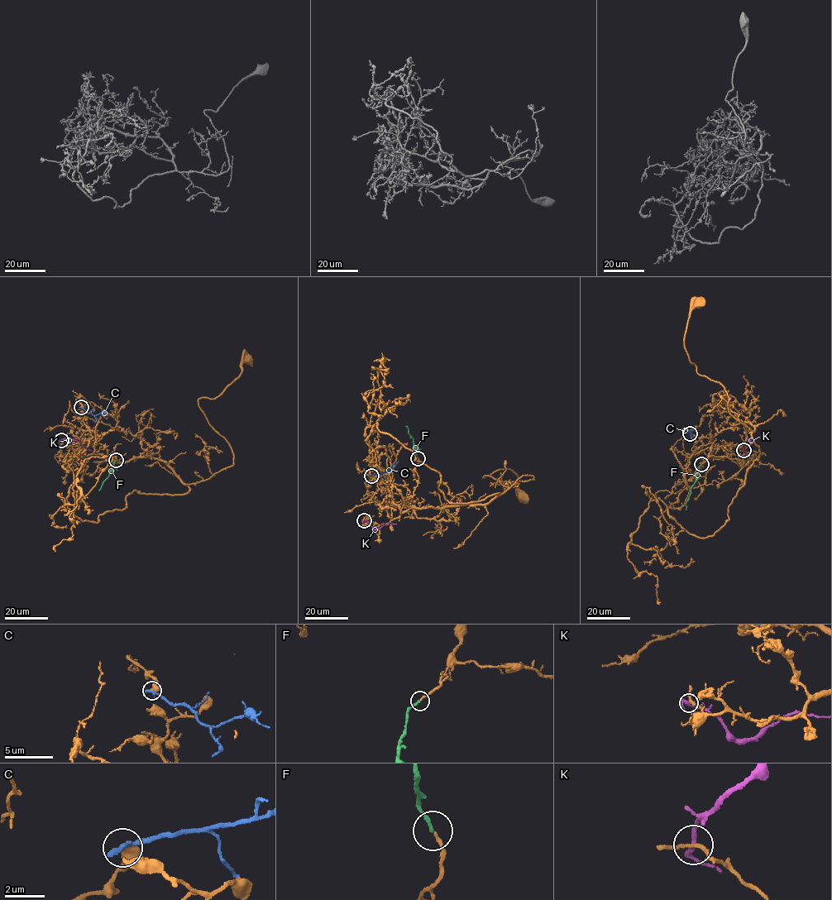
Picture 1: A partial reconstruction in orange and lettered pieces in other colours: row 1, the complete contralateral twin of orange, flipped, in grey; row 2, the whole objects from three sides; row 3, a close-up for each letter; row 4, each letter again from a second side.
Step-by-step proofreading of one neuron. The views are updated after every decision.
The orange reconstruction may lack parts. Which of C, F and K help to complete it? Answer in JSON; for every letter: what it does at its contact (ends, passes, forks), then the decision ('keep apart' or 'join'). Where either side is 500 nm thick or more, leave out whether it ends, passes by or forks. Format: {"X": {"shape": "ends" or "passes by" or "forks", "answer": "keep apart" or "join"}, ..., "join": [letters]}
{"C": {"shape": "ends", "answer": "keep apart"}, "F": {"shape": "ends", "answer": "join"}, "K": {"shape": "passes by", "answer": "keep apart"}, "join": ["F"]}

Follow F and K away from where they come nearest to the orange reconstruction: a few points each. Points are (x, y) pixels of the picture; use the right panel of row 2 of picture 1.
F: (701, 464), (686, 509)
K: (743, 450), (753, 439), (750, 440), (753, 442)

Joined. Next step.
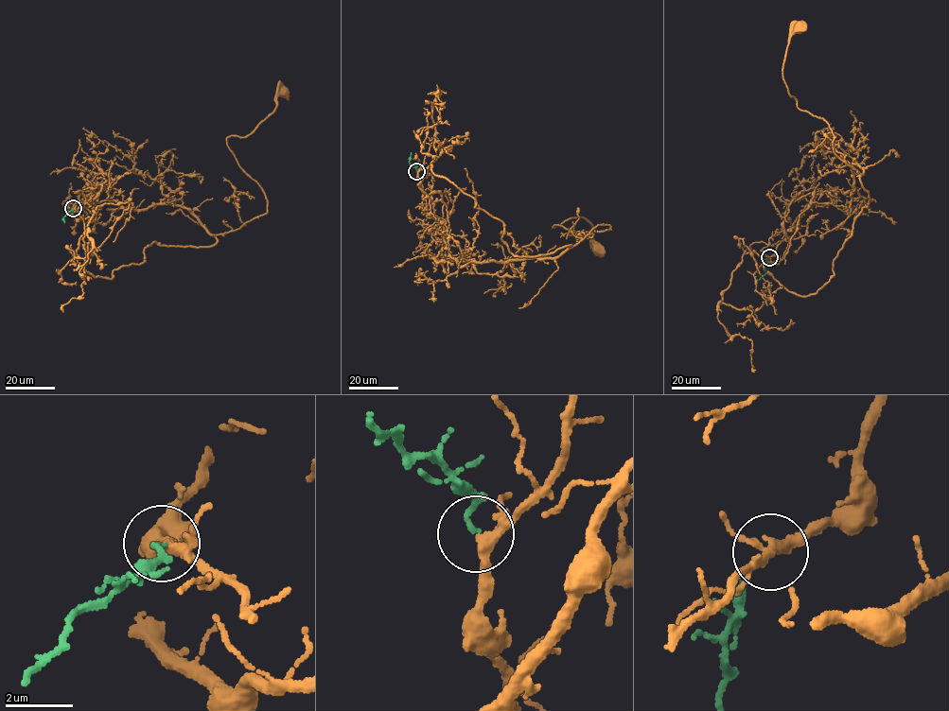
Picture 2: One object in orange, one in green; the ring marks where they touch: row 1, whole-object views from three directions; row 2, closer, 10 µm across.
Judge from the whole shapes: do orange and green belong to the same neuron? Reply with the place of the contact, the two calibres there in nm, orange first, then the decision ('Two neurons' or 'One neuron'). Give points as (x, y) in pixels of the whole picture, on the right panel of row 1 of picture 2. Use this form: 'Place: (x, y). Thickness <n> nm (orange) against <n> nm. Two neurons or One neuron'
Place: (769, 257). Thickness 240 nm (orange) against 140 nm. One neuron

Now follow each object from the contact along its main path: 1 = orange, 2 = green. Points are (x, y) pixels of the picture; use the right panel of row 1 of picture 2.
1: (769, 257), (819, 193), (852, 193), (853, 163), (863, 173), (785, 84), (799, 26)
2: (769, 257), (764, 274), (758, 280)

